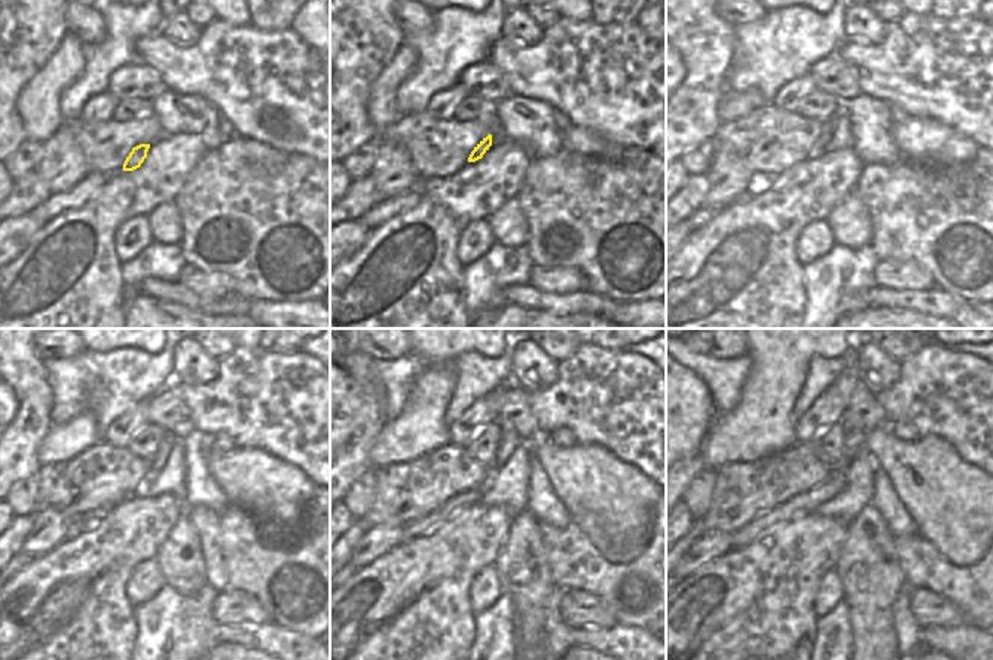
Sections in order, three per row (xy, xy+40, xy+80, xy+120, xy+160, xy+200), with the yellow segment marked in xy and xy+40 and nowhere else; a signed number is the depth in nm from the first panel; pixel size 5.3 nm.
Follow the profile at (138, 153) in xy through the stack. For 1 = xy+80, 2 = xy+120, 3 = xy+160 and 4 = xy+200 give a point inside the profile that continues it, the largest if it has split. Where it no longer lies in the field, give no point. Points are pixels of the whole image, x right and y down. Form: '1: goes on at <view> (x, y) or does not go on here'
1: goes on at xy+80 (819, 144)
2: goes on at xy+120 (170, 440)
3: goes on at xy+160 (510, 441)
4: goes on at xy+200 (854, 438)

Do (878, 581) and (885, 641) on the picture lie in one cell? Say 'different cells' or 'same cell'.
same cell

